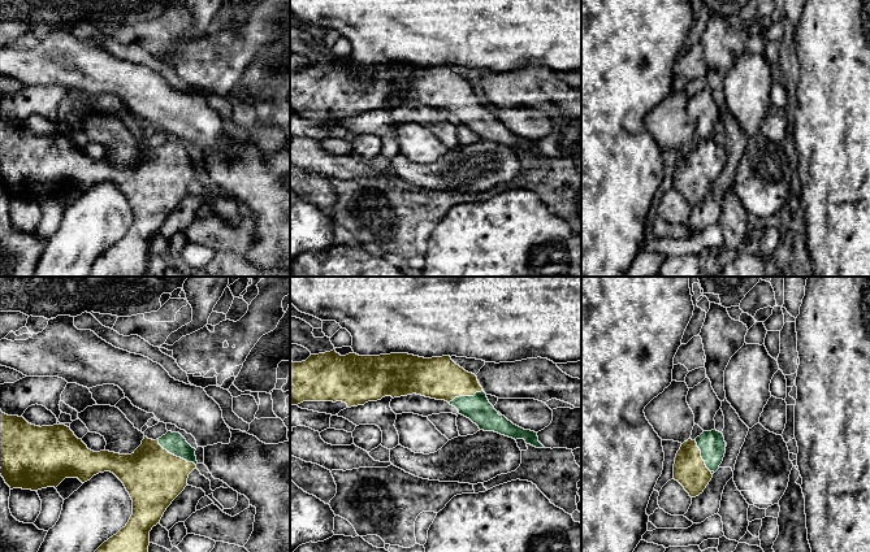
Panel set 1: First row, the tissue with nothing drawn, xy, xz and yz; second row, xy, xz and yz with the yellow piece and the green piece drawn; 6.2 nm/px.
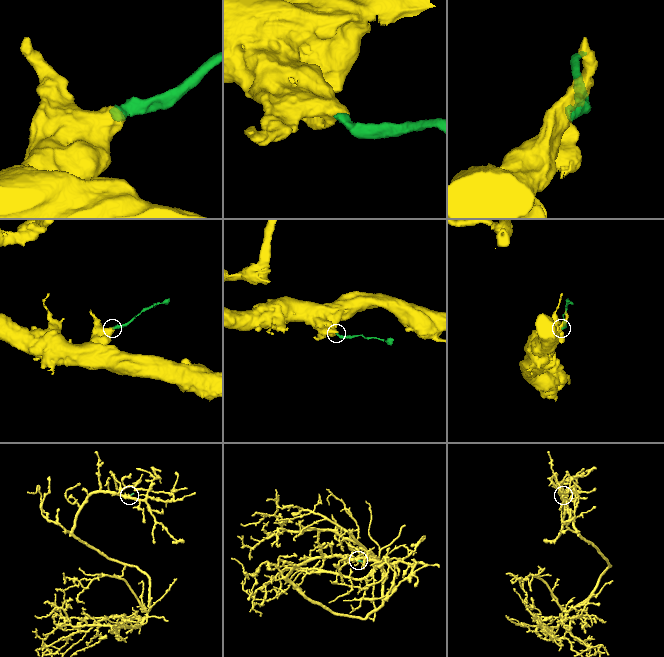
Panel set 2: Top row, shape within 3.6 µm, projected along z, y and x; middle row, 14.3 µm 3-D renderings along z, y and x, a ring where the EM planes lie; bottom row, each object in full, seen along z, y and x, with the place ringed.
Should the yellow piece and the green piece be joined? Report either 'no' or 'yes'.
yes

